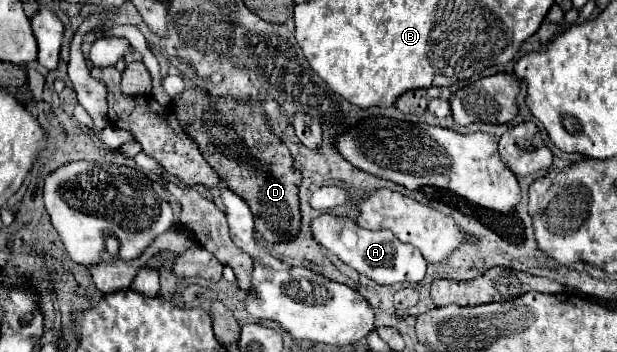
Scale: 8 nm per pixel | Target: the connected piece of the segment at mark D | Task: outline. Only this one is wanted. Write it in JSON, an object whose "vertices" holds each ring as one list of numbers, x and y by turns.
{"vertices":[[187,88,173,98,173,110,181,128,197,142,203,158,221,176,231,192,245,200,255,218,255,230,265,242,289,242,299,234,301,174,293,168,287,146,265,126,261,104,239,104,229,98,213,98,203,88]]}

